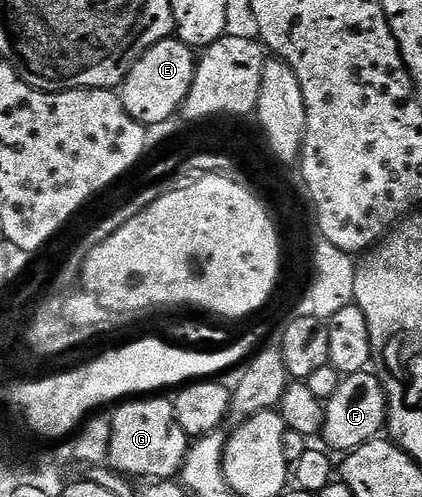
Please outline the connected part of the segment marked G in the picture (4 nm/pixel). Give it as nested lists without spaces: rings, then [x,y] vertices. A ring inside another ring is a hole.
[[[147,396],[142,400],[127,400],[118,407],[113,414],[111,427],[113,440],[111,441],[110,465],[124,476],[142,480],[171,480],[182,471],[183,461],[187,458],[189,439],[181,424],[177,424],[177,412],[174,401],[167,396]]]

